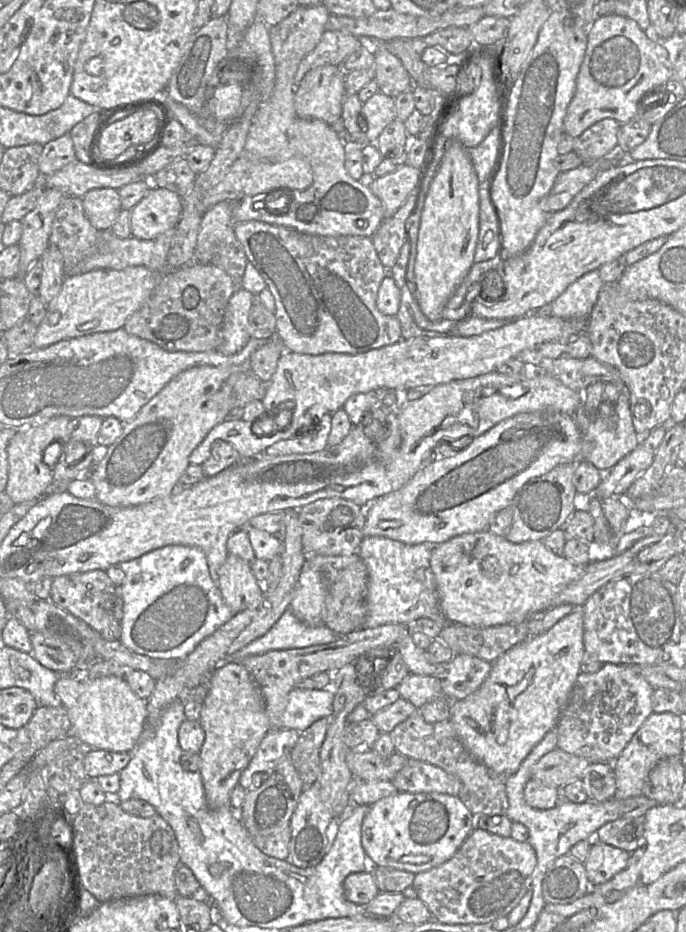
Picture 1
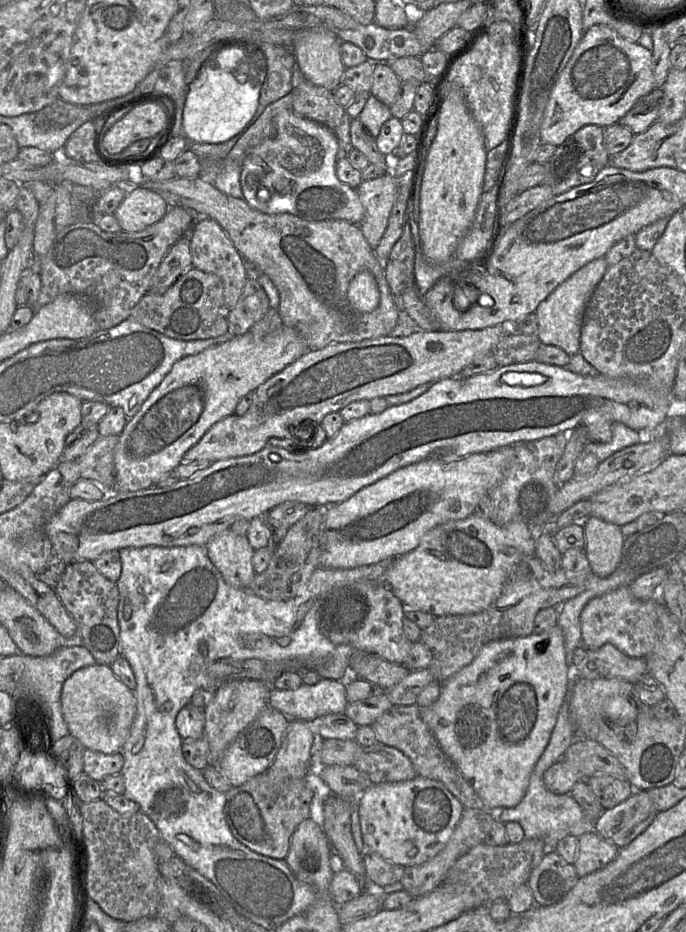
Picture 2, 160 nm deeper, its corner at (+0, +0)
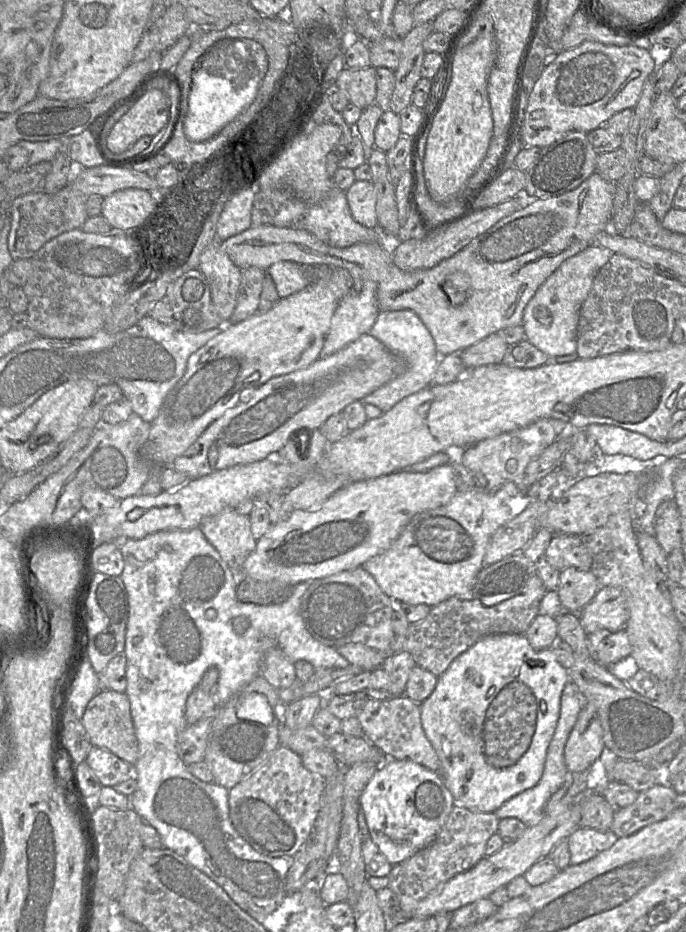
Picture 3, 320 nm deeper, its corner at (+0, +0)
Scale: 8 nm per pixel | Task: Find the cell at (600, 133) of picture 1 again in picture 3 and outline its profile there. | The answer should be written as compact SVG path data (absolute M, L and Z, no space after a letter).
M569 131L559 140L542 148L538 158L525 171L524 190L539 199L559 196L578 187L596 172L598 154L590 144L587 133Z

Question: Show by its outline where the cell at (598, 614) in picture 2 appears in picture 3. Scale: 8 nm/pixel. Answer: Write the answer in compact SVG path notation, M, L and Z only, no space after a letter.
M625 629L617 632L596 630L588 634L587 647L590 657L606 668L624 657L631 656L632 652Z

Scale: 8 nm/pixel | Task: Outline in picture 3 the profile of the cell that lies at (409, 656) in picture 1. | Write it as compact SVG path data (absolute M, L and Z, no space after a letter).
M362 566L313 581L301 600L301 616L306 628L322 644L337 649L348 643L360 643L387 656L391 655L390 649L397 636L391 621L396 608L396 603L383 592L373 576Z

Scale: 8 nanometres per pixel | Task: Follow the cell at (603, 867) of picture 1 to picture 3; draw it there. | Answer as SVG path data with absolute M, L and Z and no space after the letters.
M579 826L567 840L570 851L570 864L577 865L610 848L617 838L610 831L599 831Z

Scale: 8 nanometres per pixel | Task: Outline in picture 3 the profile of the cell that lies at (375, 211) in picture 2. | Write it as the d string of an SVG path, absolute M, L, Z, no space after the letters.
M355 181L346 190L352 217L367 228L378 228L377 191L372 181Z

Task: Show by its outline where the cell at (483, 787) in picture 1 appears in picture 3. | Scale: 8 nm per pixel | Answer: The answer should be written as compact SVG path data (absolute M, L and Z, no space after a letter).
M405 694L384 700L367 697L356 718L361 723L364 737L380 749L386 758L410 760L440 773L440 759L422 727L420 704Z

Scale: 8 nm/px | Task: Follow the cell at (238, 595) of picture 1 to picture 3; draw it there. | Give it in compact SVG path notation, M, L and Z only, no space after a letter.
M230 508L205 518L199 527L228 566L240 574L243 563L254 551L258 541L252 535L250 517L248 515L241 515L235 509Z

